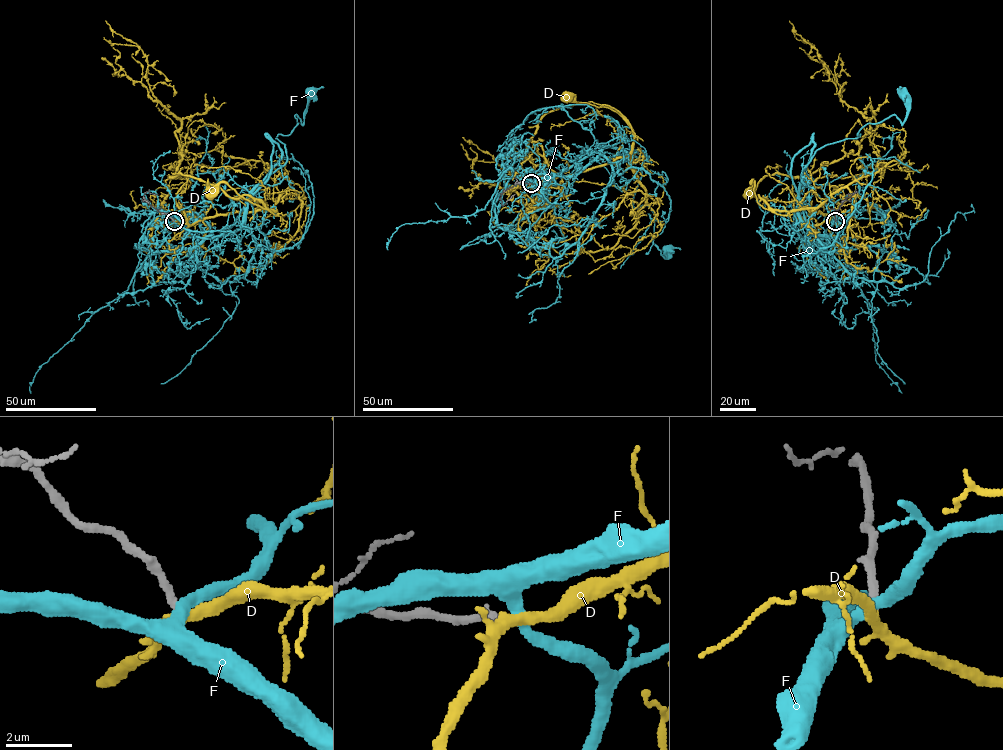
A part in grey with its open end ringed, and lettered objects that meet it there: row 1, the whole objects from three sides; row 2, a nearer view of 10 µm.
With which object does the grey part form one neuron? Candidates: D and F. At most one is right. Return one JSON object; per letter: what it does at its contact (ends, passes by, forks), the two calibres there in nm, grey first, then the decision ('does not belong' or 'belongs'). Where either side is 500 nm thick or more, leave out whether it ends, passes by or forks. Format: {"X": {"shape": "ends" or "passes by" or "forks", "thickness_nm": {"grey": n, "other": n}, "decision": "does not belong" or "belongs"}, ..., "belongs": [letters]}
{"D": {"shape": "forks", "thickness_nm": {"grey": 240, "other": 280}, "decision": "belongs"}, "F": {"shape": "passes by", "thickness_nm": {"grey": 260, "other": 360}, "decision": "does not belong"}, "belongs": ["D"]}

